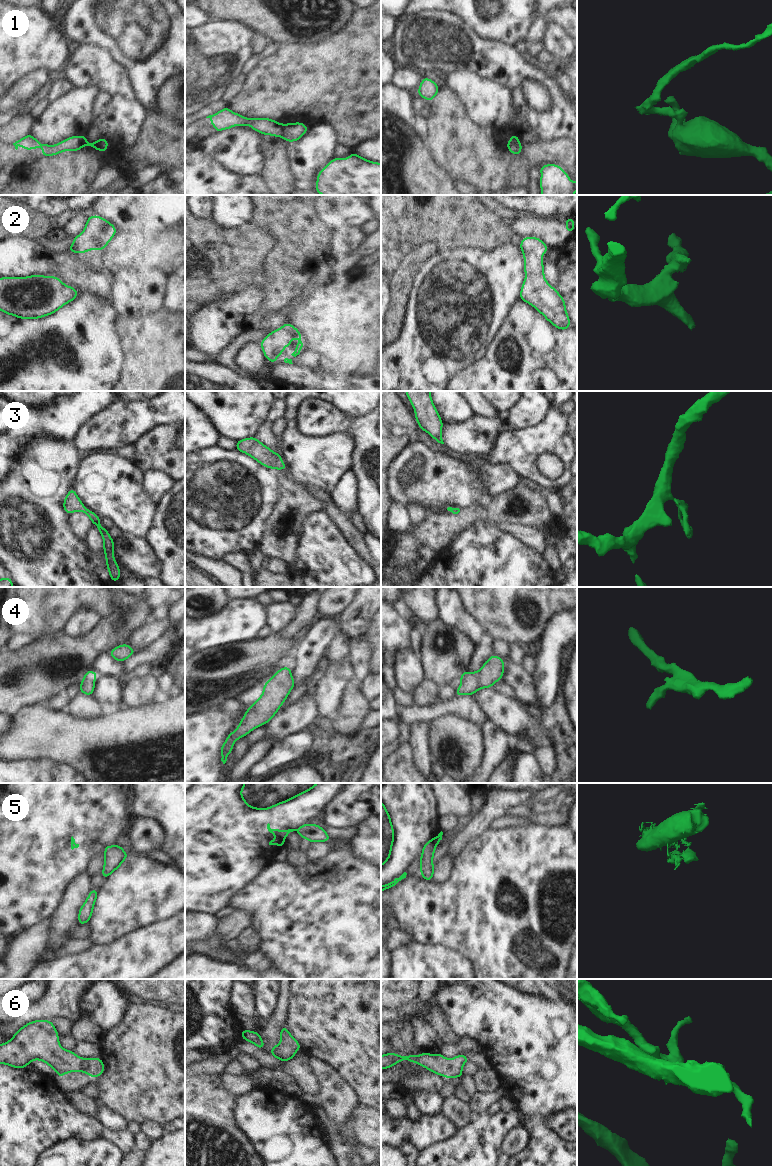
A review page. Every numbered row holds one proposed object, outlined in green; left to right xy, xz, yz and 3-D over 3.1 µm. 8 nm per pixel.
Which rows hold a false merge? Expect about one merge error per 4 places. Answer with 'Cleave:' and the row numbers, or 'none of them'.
Cleave: 1, 5

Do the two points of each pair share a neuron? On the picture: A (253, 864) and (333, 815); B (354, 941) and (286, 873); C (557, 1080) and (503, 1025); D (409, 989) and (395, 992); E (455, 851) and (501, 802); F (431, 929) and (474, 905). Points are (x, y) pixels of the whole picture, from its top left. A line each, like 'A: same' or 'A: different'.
A: different
B: same
C: same
D: same
E: same
F: same

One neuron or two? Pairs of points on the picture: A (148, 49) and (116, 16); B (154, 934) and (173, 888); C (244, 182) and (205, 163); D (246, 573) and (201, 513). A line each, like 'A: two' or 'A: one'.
A: one
B: two
C: one
D: two

